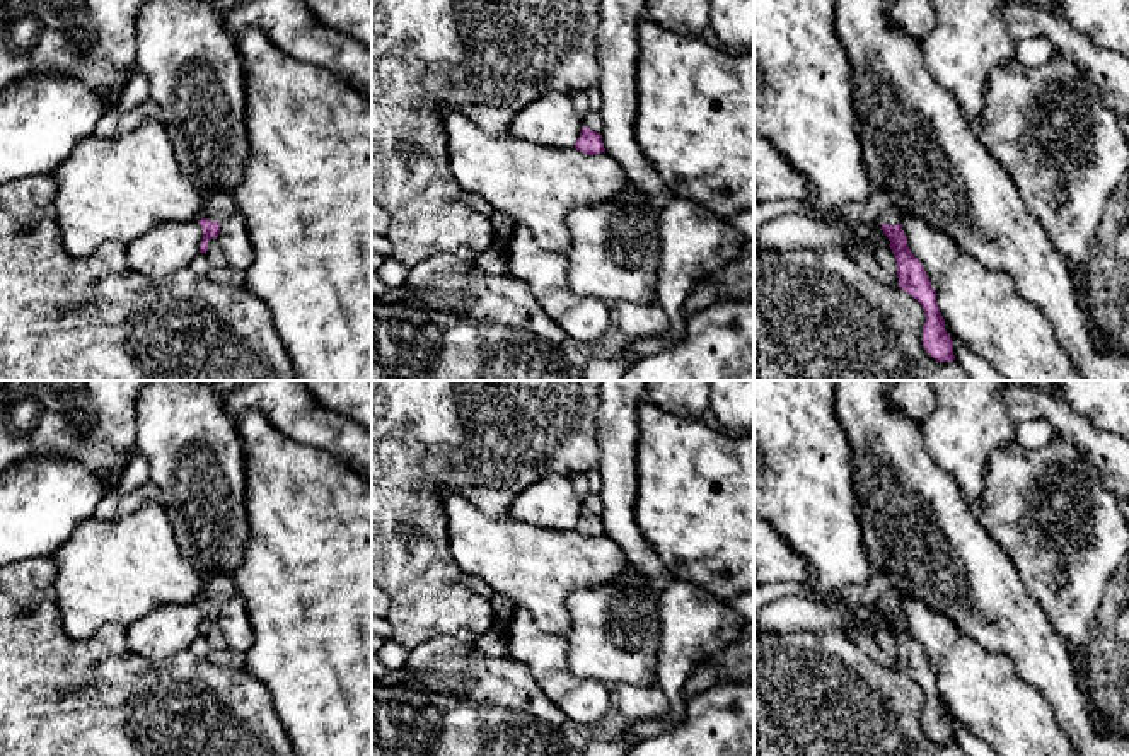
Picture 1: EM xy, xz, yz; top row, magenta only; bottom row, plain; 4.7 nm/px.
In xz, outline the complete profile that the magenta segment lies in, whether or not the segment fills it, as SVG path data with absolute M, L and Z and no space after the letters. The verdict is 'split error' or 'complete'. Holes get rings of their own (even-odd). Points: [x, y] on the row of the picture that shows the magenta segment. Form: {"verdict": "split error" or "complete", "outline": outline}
{"verdict": "complete", "outline": "M587 126L582 128L582 133L575 143L575 148L588 155L597 155L605 152L602 143L602 135Z"}

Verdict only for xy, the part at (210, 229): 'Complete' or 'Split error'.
Split error

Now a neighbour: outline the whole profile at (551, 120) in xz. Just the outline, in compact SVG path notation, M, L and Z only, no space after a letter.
M546 92L512 119L508 131L534 145L573 148L583 126L570 94Z

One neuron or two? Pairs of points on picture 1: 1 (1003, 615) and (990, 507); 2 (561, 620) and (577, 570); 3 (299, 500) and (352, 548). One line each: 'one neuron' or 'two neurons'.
1: two neurons
2: one neuron
3: one neuron

